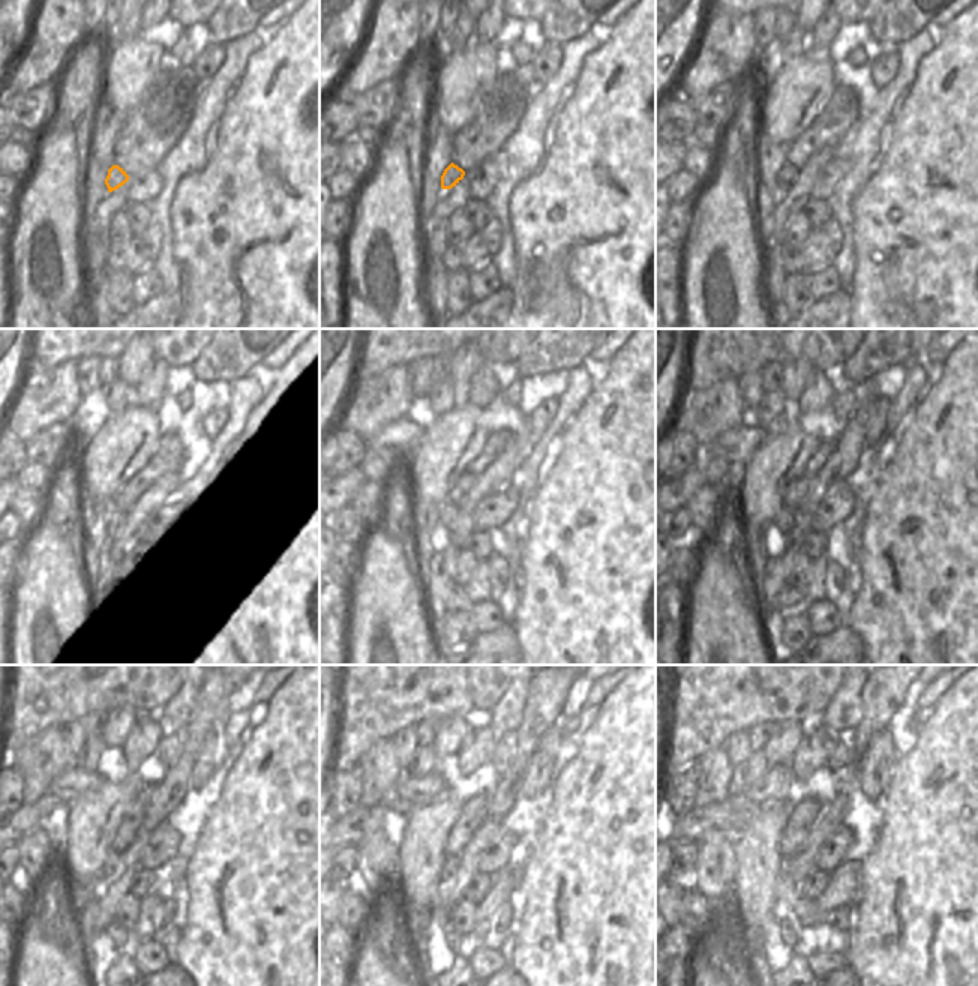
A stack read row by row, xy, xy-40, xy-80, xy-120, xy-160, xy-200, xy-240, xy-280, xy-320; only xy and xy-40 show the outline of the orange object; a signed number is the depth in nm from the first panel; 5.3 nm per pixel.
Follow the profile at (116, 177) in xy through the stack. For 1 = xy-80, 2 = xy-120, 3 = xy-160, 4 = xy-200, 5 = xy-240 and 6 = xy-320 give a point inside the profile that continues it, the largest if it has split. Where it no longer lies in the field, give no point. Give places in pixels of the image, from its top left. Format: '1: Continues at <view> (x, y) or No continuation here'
1: Continues at xy-80 (788, 174)
2: Continues at xy-120 (114, 515)
3: Continues at xy-160 (447, 514)
4: Continues at xy-200 (783, 523)
5: Continues at xy-240 (113, 868)
6: Continues at xy-320 (789, 871).

